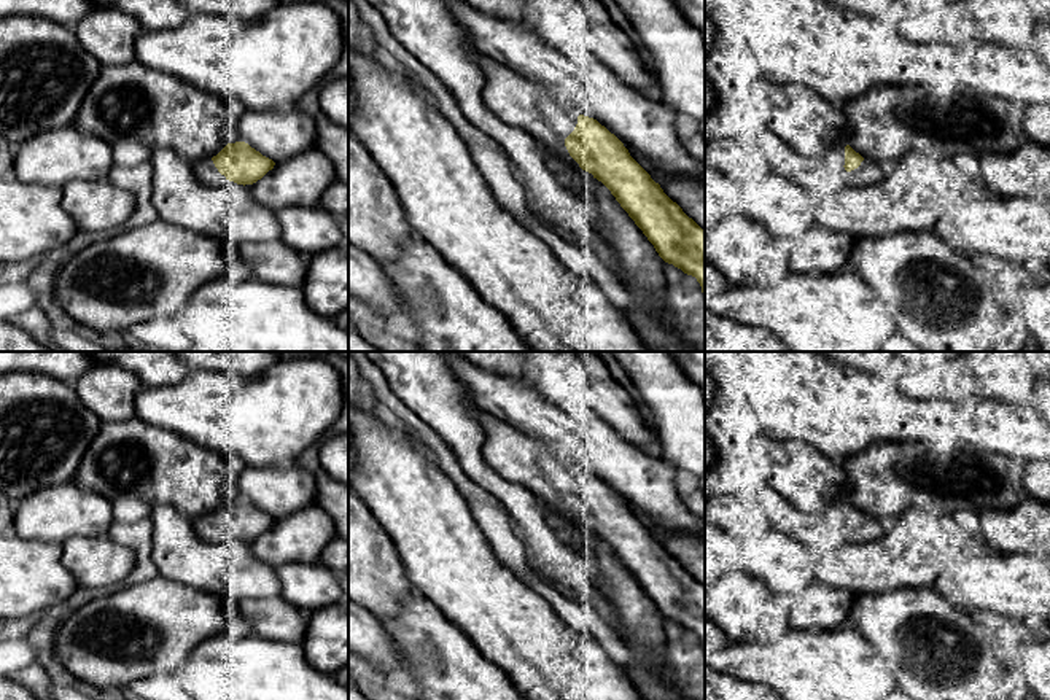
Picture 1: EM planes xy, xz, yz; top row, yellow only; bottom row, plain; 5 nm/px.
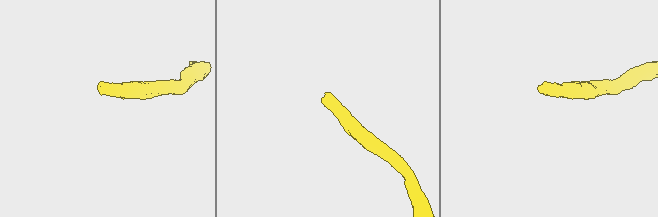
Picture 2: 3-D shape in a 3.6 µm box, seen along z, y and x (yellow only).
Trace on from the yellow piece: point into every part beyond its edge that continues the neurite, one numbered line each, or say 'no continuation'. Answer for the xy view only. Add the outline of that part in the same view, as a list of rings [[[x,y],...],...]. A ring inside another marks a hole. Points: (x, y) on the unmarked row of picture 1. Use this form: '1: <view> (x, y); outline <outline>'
1: xy (204, 525); outline [[[204,514],[199,517],[191,519],[194,533],[207,542],[220,542],[224,541],[228,536],[224,531],[218,528],[212,514]]]

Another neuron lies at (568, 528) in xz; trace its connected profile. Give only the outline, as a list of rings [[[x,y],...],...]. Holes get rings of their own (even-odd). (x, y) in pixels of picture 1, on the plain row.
[[[547,509],[549,522],[552,527],[565,538],[565,539],[576,539],[584,544],[581,530],[582,525],[579,522],[570,520],[550,509]]]

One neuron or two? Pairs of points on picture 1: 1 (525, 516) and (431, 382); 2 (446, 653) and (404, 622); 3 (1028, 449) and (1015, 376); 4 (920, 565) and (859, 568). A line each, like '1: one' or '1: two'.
1: one
2: one
3: two
4: one

